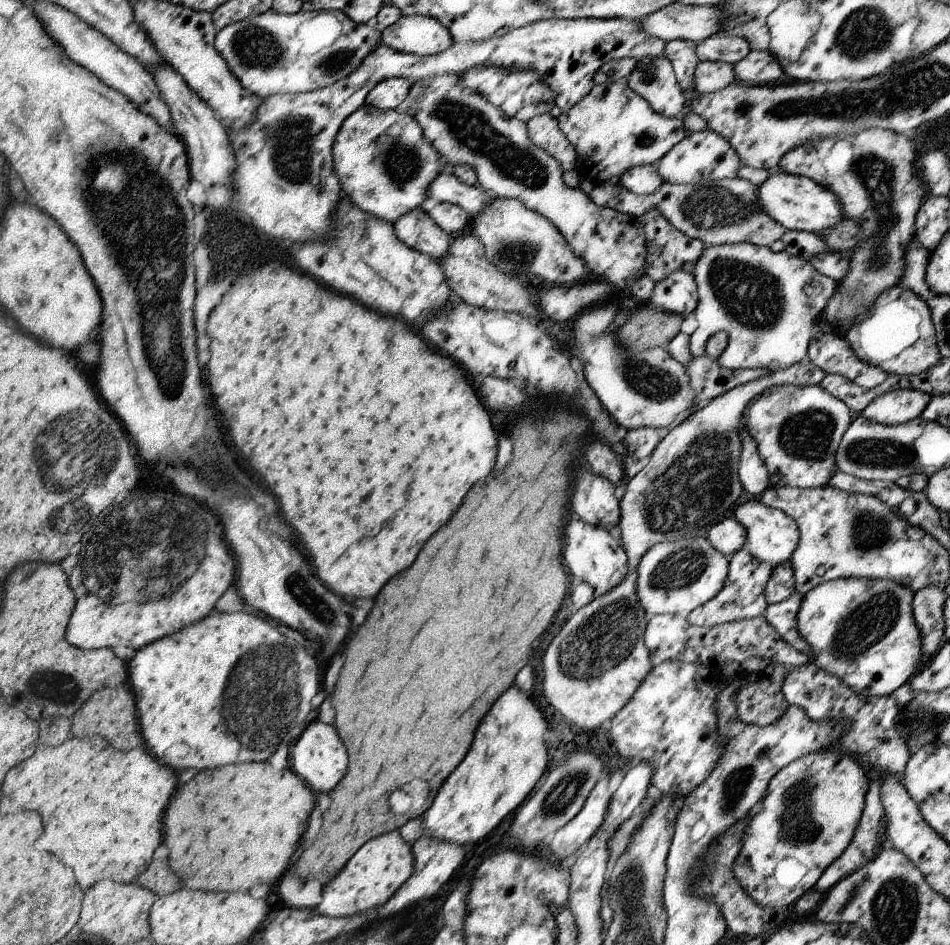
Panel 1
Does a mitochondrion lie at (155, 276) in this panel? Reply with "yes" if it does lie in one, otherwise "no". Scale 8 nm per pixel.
yes

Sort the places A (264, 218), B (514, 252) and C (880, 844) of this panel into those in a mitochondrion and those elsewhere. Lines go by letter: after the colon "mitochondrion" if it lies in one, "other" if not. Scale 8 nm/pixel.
A: other
B: mitochondrion
C: other

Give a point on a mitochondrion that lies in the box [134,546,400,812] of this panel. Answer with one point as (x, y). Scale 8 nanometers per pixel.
(250, 707)

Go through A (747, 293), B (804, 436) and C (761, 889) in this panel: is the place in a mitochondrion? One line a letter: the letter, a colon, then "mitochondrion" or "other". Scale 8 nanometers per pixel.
A: mitochondrion
B: mitochondrion
C: other

